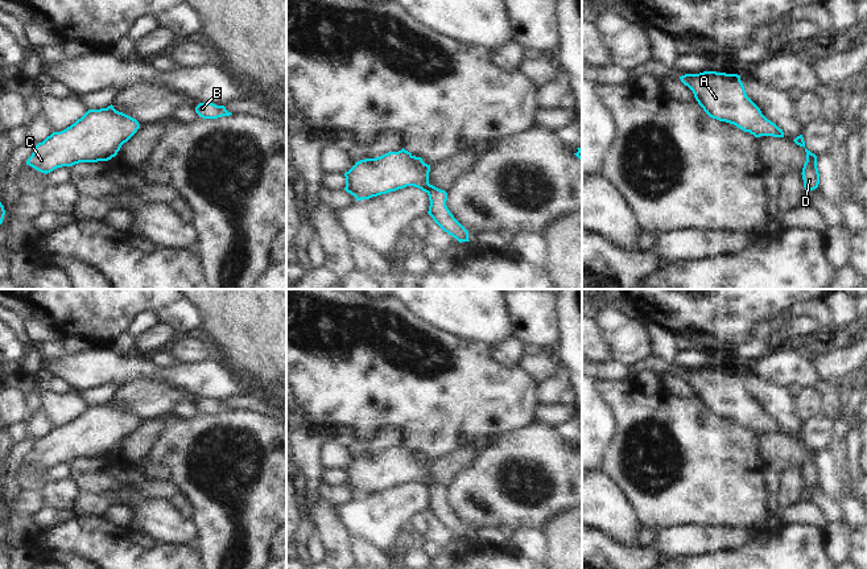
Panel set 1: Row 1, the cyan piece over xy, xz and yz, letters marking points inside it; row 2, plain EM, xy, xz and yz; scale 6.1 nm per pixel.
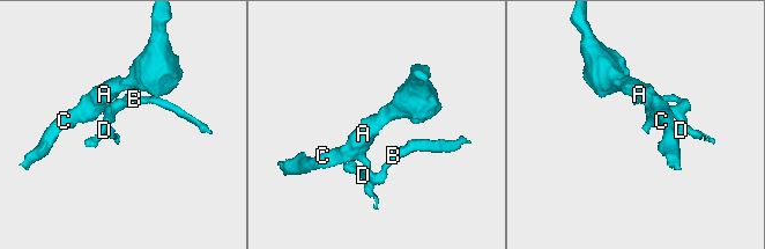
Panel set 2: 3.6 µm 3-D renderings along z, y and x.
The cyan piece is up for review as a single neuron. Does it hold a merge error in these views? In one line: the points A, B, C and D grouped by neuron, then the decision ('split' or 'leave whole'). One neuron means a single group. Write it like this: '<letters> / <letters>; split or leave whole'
A B C D; leave whole

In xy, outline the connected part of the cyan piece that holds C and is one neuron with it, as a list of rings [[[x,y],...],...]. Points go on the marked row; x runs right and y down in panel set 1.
[[[112,104],[88,110],[66,129],[53,132],[38,143],[26,165],[48,174],[79,162],[108,161],[139,128],[136,119],[116,111]]]

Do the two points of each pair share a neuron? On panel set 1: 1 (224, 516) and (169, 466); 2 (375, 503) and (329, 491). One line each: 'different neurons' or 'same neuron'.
1: same neuron
2: different neurons

